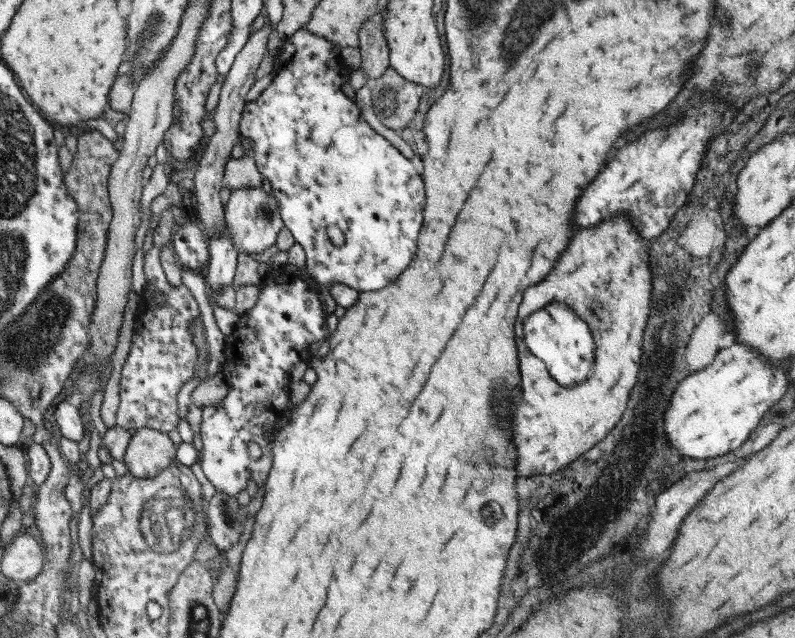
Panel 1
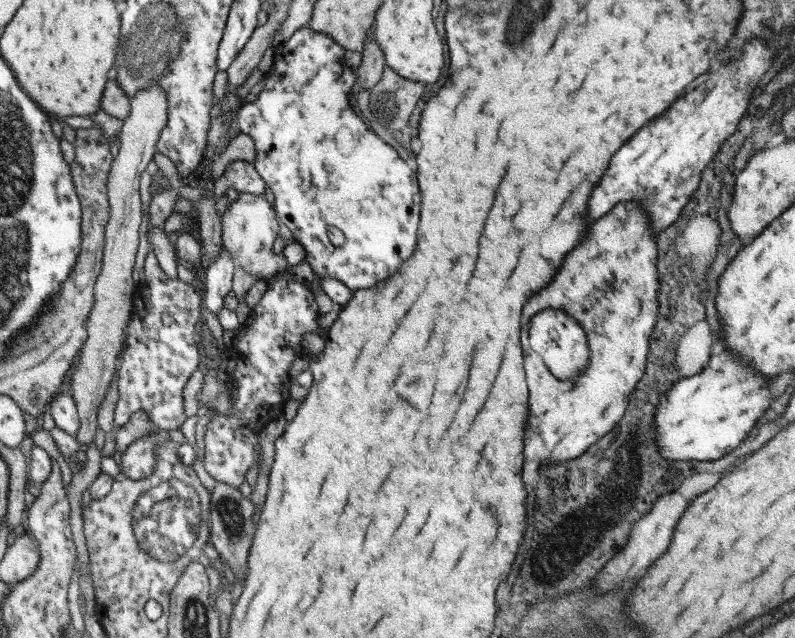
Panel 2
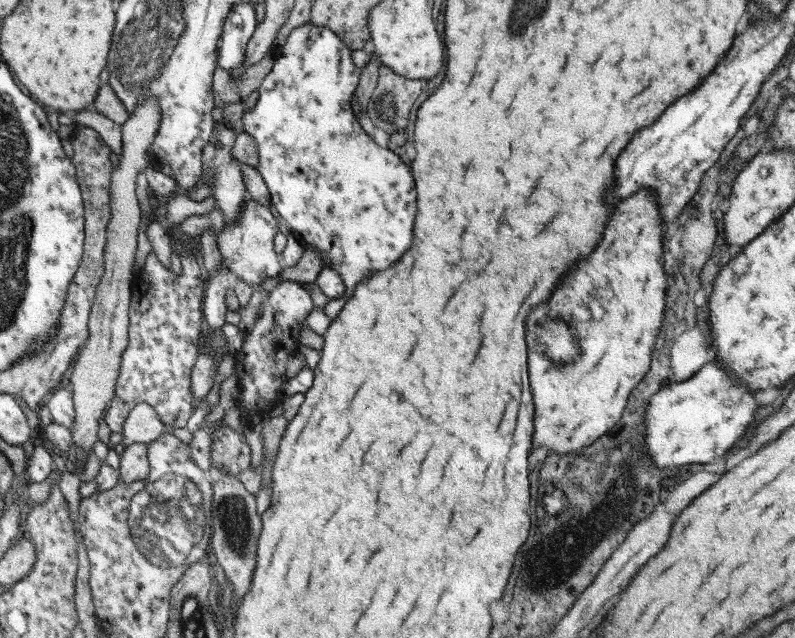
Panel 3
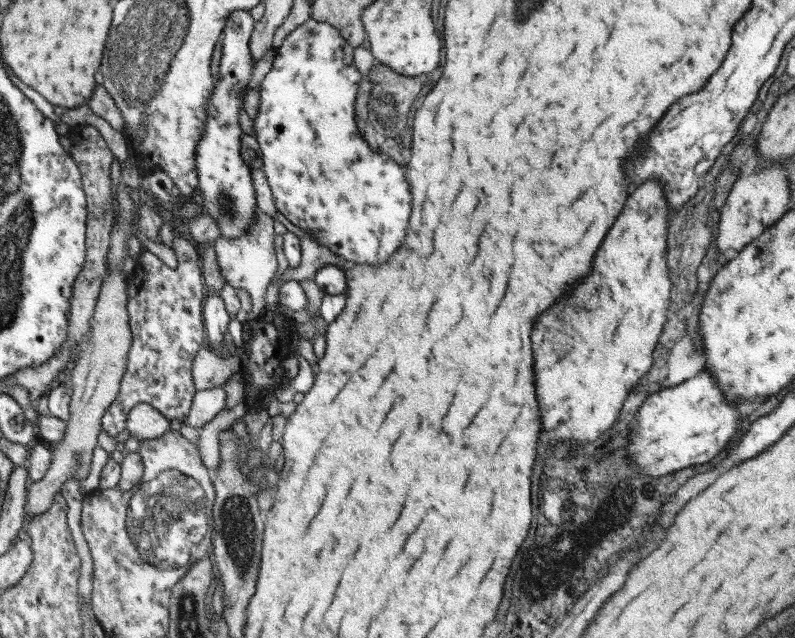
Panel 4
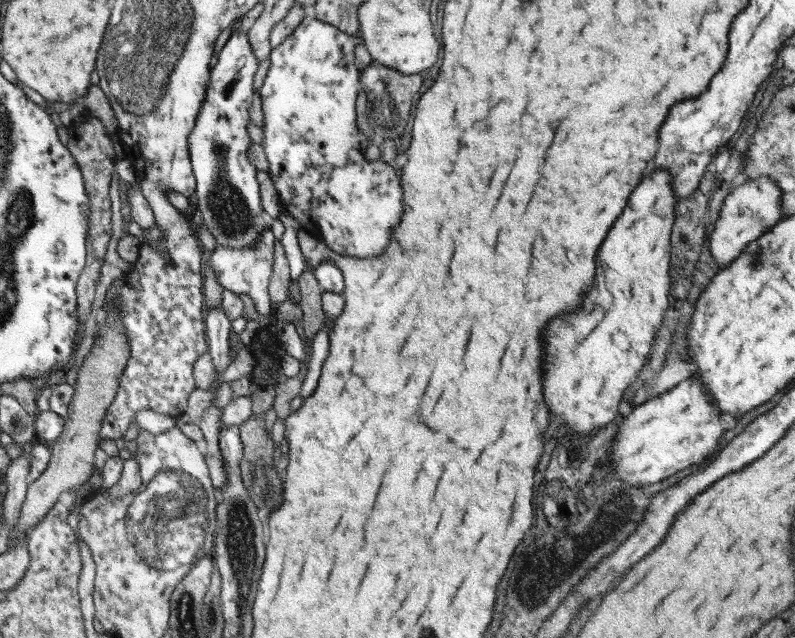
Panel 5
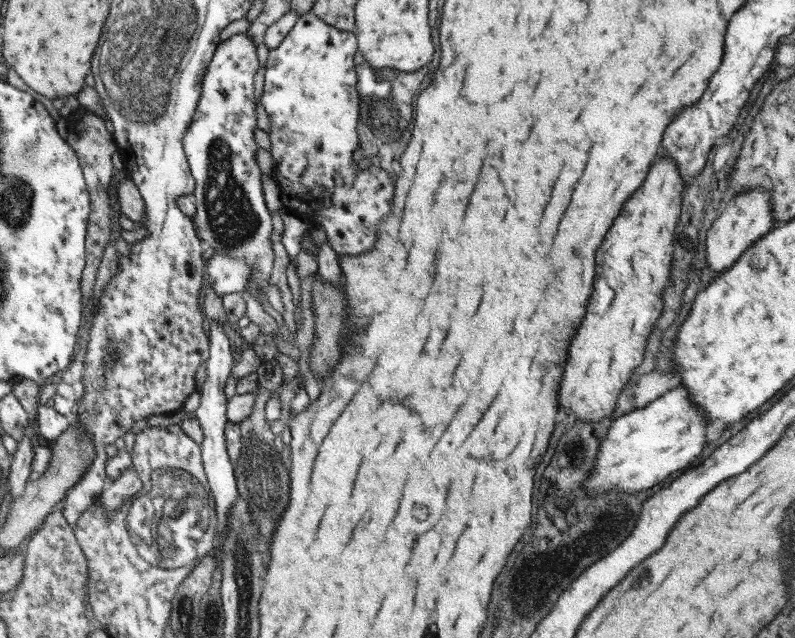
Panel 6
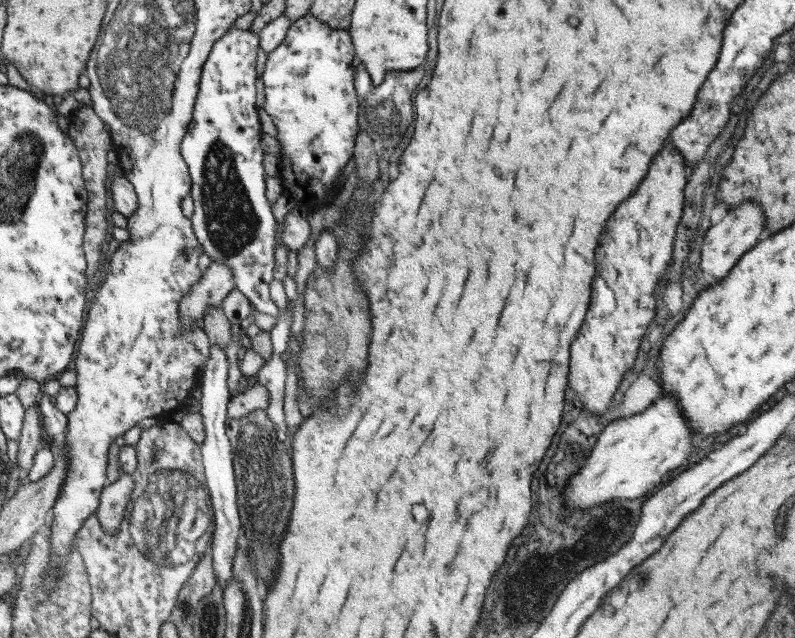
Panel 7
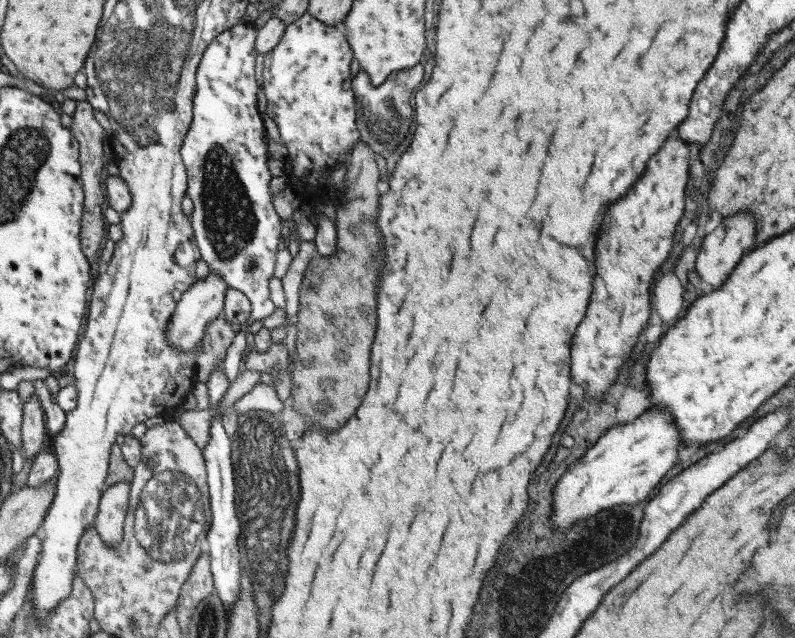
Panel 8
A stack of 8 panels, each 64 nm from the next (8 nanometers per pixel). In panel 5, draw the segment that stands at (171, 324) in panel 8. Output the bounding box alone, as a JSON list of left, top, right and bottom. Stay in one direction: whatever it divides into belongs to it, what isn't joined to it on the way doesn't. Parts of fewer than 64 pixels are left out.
[209,221,279,316]

